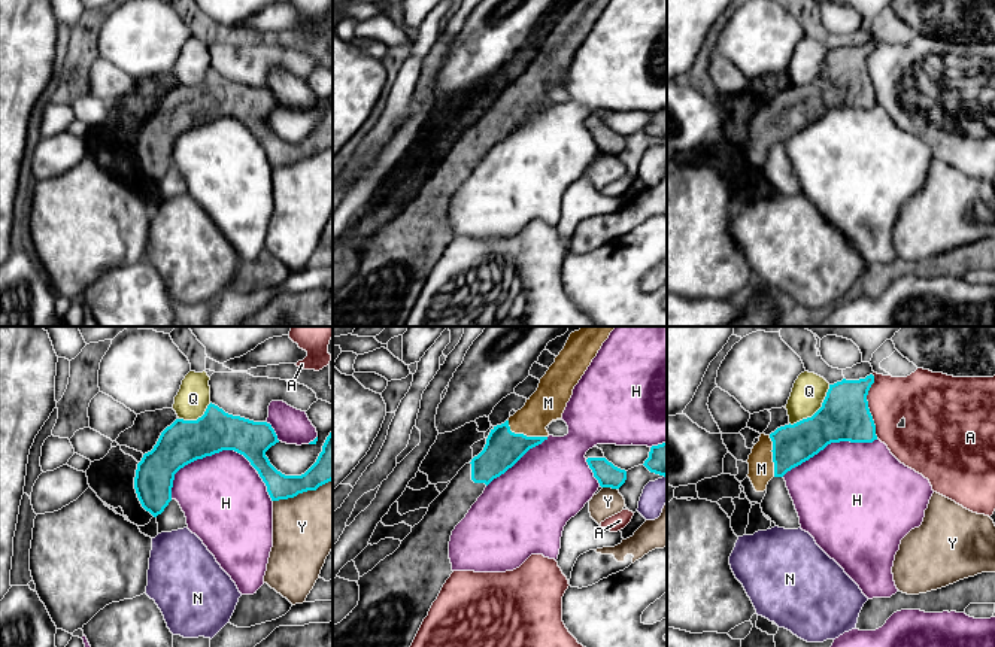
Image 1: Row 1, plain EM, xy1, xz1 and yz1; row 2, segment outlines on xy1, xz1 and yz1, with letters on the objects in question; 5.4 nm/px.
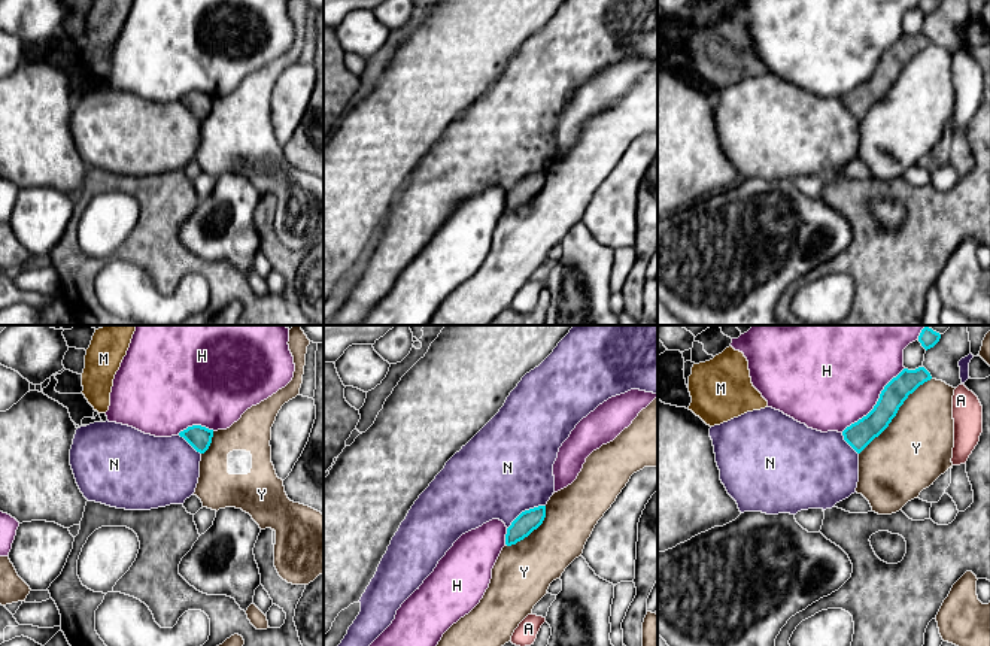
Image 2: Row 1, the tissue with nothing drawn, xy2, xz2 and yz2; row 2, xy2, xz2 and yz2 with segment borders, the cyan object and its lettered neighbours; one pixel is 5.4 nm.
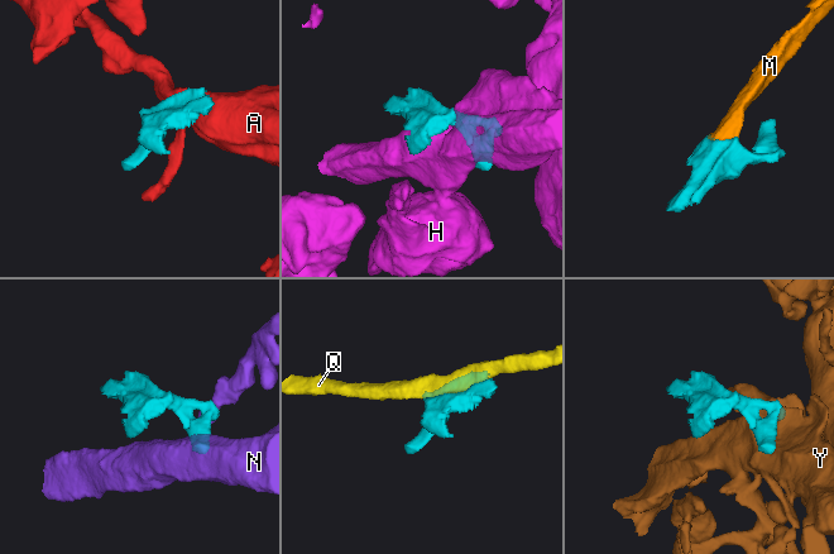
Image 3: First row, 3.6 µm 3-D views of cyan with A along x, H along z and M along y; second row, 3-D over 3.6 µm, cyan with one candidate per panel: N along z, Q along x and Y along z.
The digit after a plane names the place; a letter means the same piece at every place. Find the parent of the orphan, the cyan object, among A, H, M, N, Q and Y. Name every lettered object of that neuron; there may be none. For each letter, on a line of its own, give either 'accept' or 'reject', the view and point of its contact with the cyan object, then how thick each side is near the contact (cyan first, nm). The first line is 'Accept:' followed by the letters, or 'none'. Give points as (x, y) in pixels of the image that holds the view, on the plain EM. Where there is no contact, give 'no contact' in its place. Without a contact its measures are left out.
Accept: M
A: reject | yz1 (867, 72) | 280/240 nm
H: reject | xy1 (203, 122) | 240/460 nm
M: accept | xz1 (522, 100) | 200/190 nm
N: reject | xz2 (525, 176) | 120/500 nm
Q: reject | yz1 (816, 78) | 280/180 nm
Y: reject | yz2 (896, 78) | 140/380 nm

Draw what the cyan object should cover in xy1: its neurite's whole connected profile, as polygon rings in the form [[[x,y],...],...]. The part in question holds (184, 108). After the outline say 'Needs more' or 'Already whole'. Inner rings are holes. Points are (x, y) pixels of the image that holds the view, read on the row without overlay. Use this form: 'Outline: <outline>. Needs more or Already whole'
Outline: [[[210,69],[197,86],[176,85],[161,98],[154,115],[143,121],[134,143],[137,164],[157,183],[172,167],[175,140],[222,116],[234,116],[251,128],[271,167],[316,157],[333,146],[333,98],[316,128],[301,142],[285,142],[270,130],[266,118],[276,109],[279,106],[270,89],[228,81]]]. Already whole

